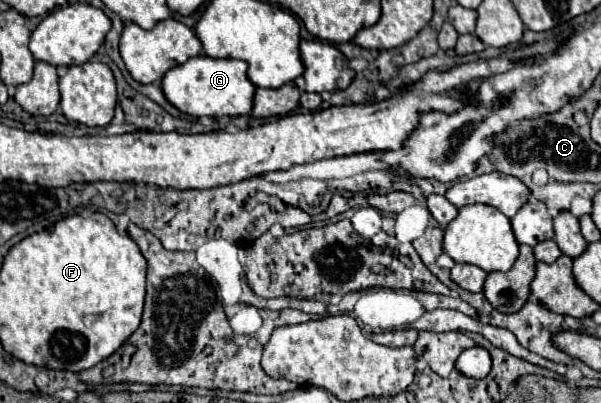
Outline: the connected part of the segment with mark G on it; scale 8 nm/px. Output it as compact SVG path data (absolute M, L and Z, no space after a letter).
M197 55L169 69L161 79L167 101L191 117L237 117L251 113L255 85L247 79L247 63L239 59L211 59Z

